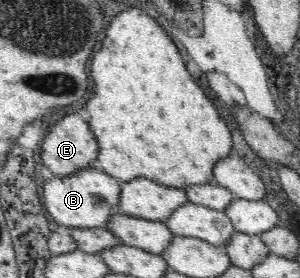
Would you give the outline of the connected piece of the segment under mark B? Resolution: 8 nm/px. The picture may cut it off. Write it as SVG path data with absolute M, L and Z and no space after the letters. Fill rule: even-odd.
M98 166L77 170L70 176L59 177L43 182L43 203L46 213L61 230L67 228L105 228L109 216L120 212L120 182L107 175Z

